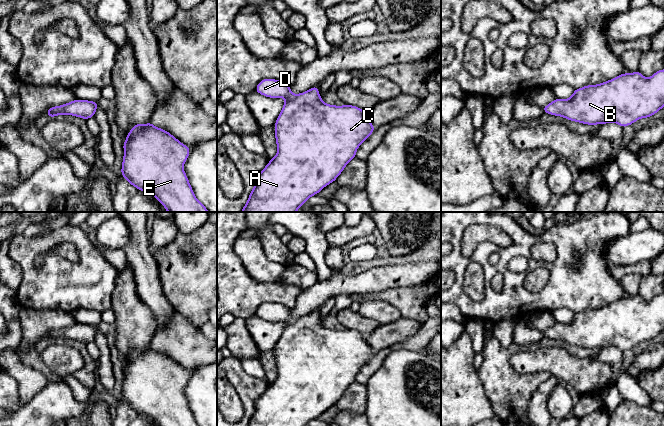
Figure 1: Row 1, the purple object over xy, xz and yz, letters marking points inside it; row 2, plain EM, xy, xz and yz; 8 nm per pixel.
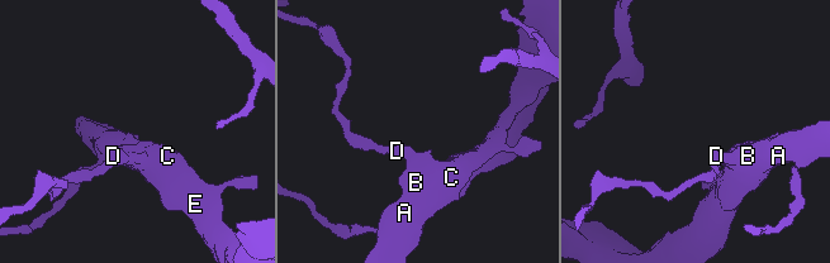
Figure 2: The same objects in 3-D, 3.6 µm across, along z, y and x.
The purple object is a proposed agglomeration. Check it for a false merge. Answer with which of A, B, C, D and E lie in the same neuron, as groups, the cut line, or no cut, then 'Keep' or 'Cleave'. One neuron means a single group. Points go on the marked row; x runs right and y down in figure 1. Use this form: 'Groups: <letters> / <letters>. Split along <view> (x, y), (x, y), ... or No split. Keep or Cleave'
Groups: A B C D E. No split. Keep

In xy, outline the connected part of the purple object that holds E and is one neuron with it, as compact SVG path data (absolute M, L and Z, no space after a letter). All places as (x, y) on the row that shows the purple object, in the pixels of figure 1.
M149 122L133 125L123 142L123 149L121 176L138 191L151 193L168 212L209 212L196 198L183 170L190 155L190 147Z

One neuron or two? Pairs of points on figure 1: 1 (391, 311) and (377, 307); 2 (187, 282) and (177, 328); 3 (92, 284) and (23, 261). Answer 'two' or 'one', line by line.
1: one
2: two
3: one

